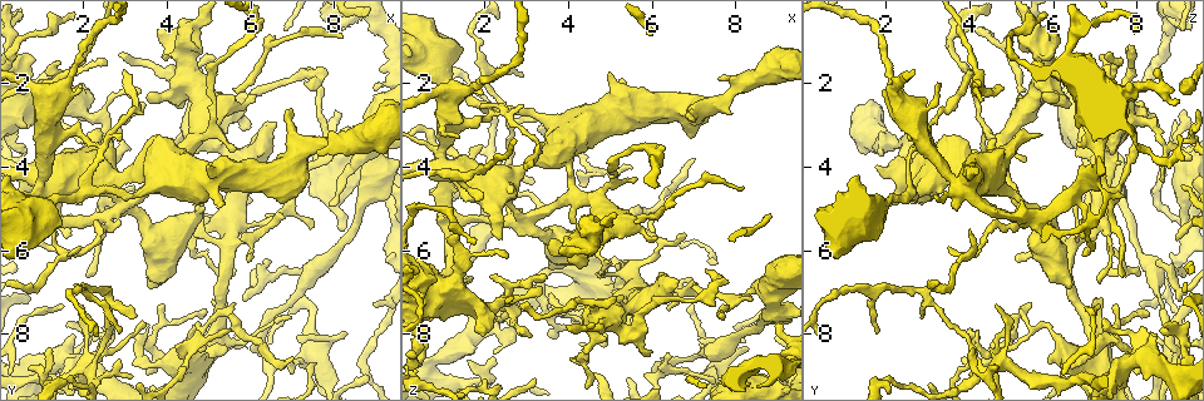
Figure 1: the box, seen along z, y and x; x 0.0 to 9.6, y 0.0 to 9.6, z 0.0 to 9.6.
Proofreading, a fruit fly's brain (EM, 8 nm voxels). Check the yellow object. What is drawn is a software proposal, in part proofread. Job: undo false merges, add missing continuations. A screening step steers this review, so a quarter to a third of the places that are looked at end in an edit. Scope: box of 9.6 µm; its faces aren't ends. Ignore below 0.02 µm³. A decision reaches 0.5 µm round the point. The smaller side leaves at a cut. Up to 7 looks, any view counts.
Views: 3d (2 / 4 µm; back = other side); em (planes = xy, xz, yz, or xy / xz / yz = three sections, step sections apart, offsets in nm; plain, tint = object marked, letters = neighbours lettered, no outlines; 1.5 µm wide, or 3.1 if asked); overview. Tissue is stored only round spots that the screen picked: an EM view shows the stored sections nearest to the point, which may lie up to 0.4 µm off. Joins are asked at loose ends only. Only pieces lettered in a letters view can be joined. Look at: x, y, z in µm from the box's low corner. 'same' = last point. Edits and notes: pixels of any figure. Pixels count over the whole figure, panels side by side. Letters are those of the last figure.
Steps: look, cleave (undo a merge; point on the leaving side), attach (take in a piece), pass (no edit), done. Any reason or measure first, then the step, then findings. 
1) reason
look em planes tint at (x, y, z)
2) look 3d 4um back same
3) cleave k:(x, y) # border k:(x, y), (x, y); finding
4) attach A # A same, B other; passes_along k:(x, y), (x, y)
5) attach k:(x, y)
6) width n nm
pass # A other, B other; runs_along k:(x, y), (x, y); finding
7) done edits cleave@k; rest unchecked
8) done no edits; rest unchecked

look em planes plain at (3.95, 7.25, 7.45)

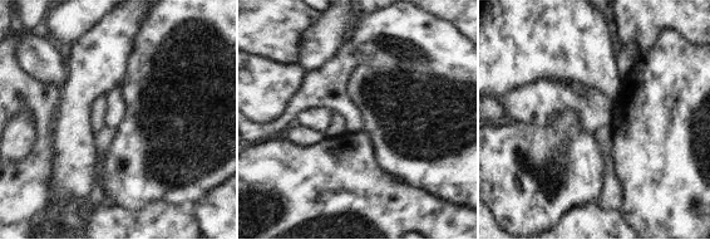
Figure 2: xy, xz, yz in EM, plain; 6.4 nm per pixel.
see the neighbours
look em planes letters same

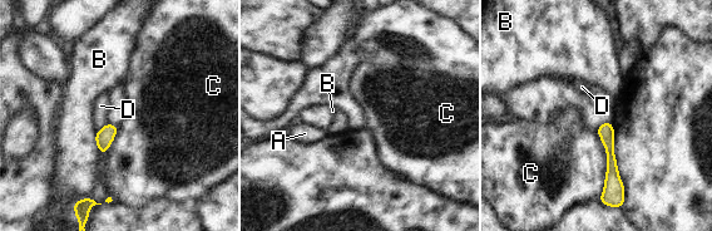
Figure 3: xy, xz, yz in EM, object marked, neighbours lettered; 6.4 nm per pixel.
width 100 nm
pass # A other, B other, C other, D other; runs_along 3:(606, 126), (613, 191); none of them fits

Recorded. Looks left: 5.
thin end
look 3d 4um at (6.40, 6.20, 8.45)

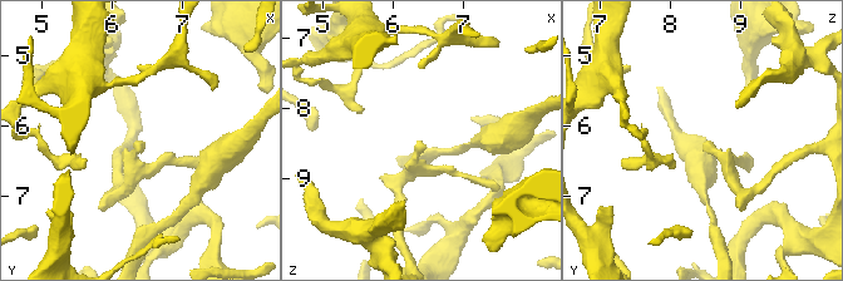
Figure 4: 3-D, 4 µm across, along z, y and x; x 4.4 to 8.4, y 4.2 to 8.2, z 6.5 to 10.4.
now the EM
look em planes letters at (6.40, 6.20, 8.45)

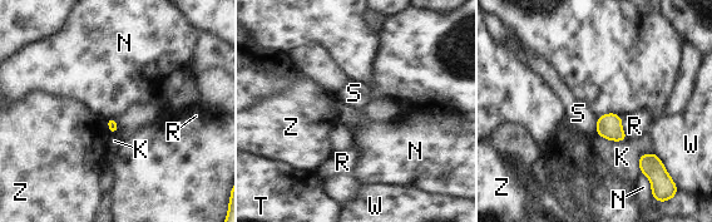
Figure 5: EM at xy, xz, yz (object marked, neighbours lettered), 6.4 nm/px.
pass # K other, N other, R other, S other, T other, W other, Z other; border 5:(621, 116), (606, 113), (597, 118); no lettered piece goes on from it

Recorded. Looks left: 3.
four-way junction
look 3d 2um back at (5.95, 5.45, 6.95)

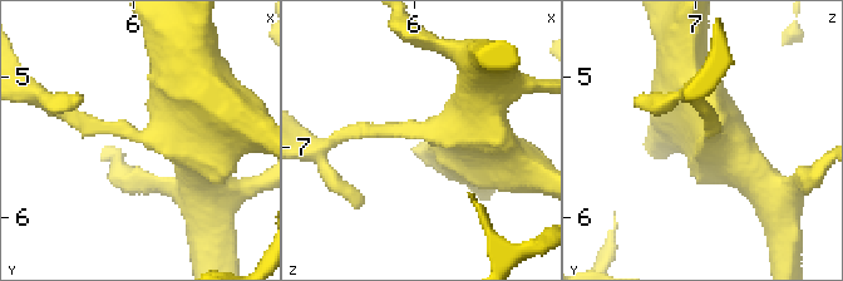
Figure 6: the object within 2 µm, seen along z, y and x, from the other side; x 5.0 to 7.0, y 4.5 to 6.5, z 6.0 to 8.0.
arms 4
look em xz step 8 tint at (5.92, 5.38, 6.90)

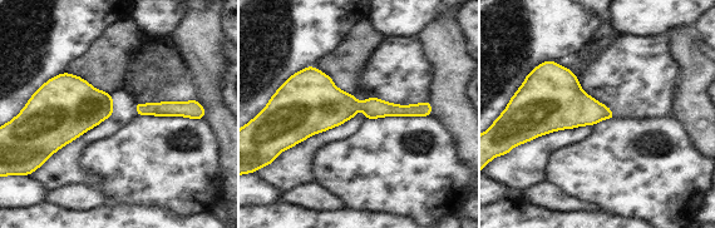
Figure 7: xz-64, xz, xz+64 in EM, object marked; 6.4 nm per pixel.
cut it another way
look em planes letters same

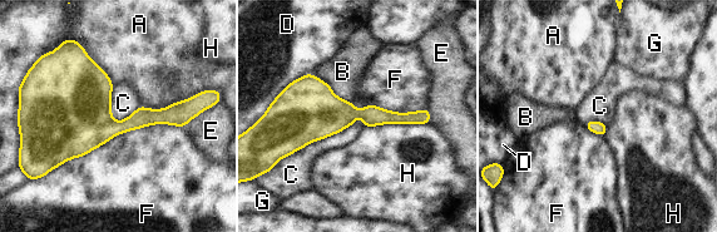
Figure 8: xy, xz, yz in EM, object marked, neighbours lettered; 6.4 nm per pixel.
pass # A other, B other, C other, D other, E other, F other, G other, H other; border 8:(364, 122), (357, 116), (280, 159); all the same cell

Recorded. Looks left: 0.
done no edits; rest unchecked

